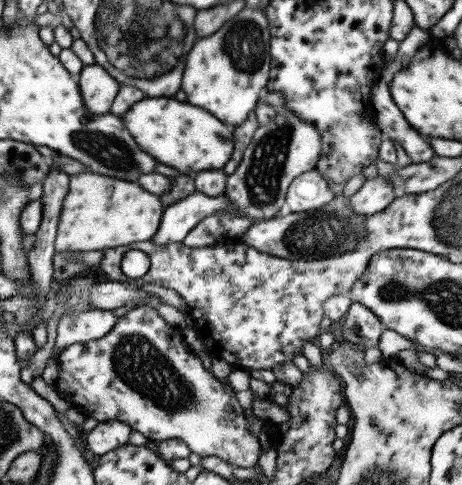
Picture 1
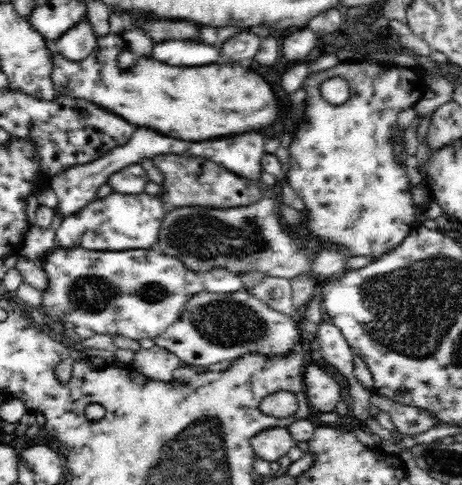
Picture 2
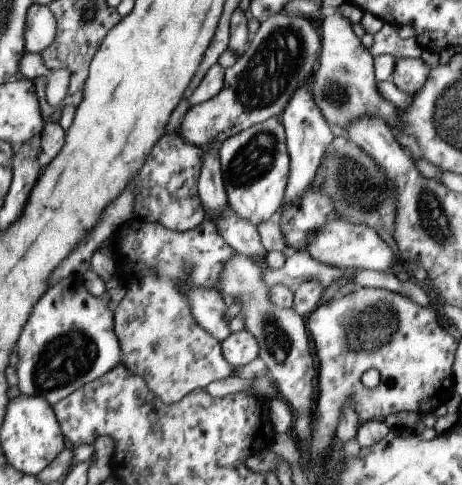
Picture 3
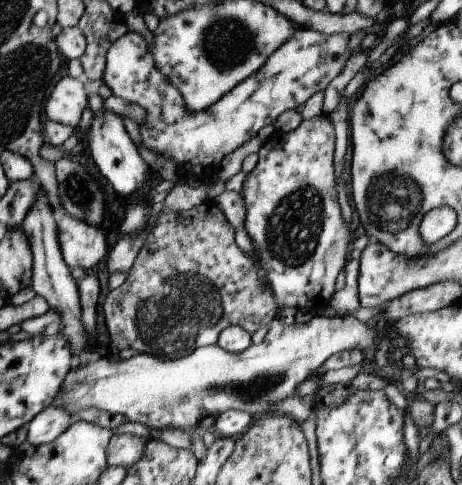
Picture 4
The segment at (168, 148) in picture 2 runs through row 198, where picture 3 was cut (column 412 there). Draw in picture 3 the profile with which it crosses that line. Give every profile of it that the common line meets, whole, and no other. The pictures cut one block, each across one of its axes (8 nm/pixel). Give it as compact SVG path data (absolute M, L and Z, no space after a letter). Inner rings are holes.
M397 58L393 64L391 82L405 96L413 96L427 80L429 66L421 62L421 58Z

